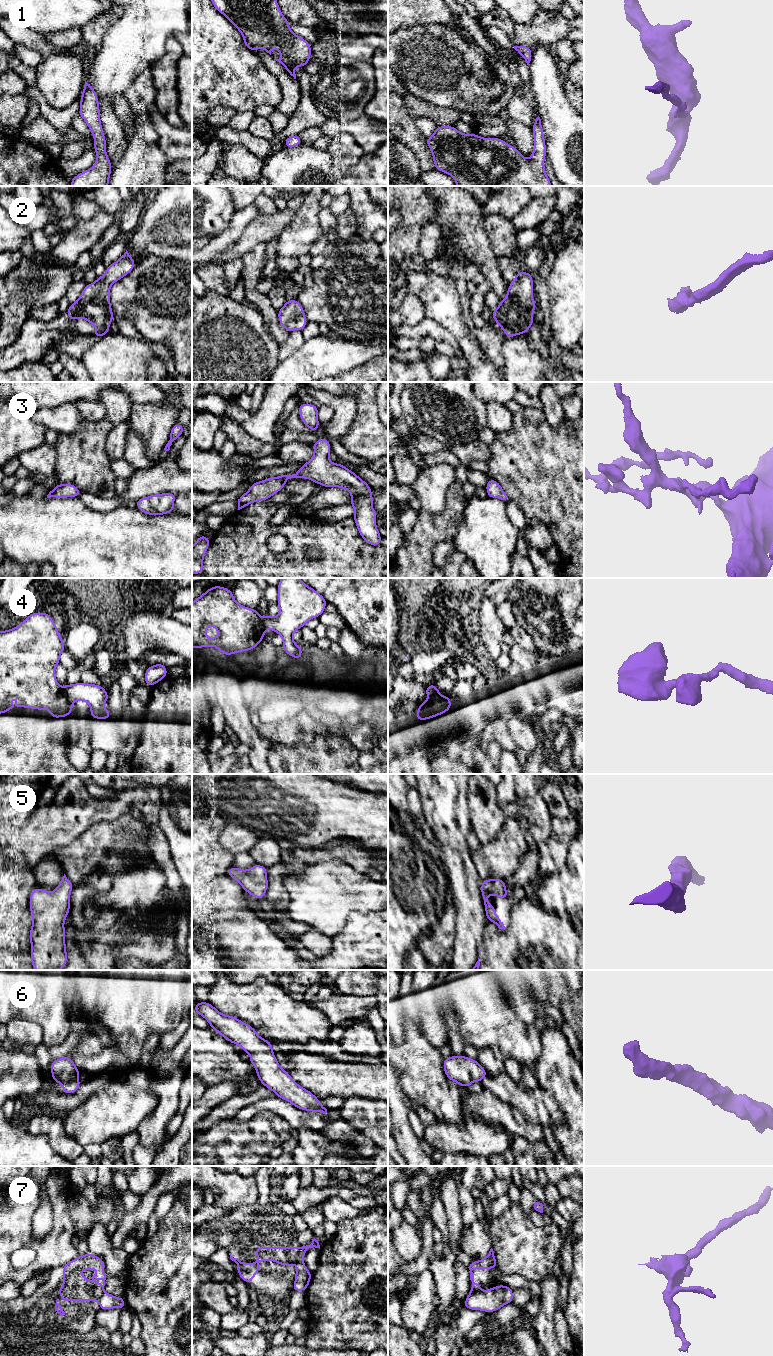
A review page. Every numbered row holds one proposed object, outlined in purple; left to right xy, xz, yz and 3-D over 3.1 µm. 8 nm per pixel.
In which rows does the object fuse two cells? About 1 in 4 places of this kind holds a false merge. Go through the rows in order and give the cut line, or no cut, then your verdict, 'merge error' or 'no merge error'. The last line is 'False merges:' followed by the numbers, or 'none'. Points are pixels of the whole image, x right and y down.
1: no cut; no merge error
2: no cut; no merge error
3: no cut; no merge error
4: cut in xy along (62, 688), (66, 698), (72, 704); merge error
5: no cut; no merge error
6: no cut; no merge error
7: cut in yz along (482, 1291), (469, 1294); merge error
False merges: 4, 7

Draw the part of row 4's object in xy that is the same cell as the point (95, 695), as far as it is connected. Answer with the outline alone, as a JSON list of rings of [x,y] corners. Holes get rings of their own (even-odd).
[[[78,682],[73,685],[66,684],[63,691],[71,704],[77,700],[88,703],[91,707],[91,717],[95,719],[111,719],[109,709],[106,710],[103,706],[109,699],[108,693],[103,686]]]

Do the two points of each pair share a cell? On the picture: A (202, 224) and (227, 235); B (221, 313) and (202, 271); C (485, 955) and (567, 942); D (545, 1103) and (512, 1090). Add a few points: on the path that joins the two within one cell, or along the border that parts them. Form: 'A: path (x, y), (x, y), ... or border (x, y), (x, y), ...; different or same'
A: border (234, 212), (228, 225), (221, 232), (210, 238); different
B: border (208, 290), (228, 295); different
C: path (505, 952), (516, 942), (547, 942); same
D: path (537, 1103), (531, 1103), (520, 1096); same

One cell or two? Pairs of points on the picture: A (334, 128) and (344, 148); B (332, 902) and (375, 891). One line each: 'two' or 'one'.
A: two
B: one

